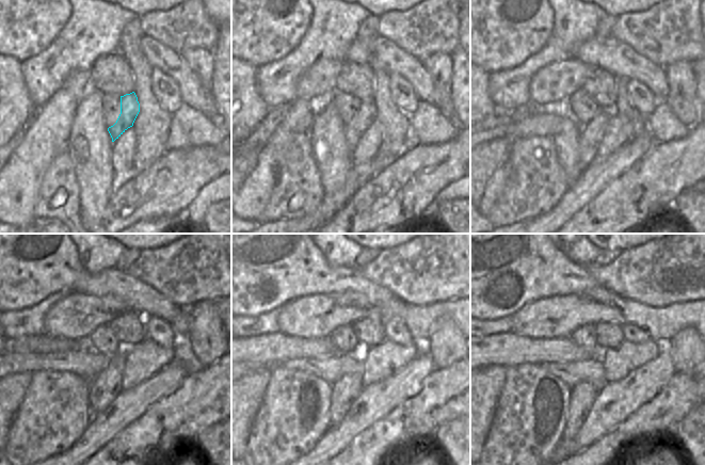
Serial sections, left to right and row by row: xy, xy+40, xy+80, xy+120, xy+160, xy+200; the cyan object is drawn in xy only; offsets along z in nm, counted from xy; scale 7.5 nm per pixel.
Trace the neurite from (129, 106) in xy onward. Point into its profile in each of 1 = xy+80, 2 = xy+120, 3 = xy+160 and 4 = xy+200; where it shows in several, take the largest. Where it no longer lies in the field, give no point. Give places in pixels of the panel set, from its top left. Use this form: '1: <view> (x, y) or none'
1: xy+80 (590, 134)
2: xy+120 (103, 388)
3: xy+160 (345, 390)
4: xy+200 (582, 395)

